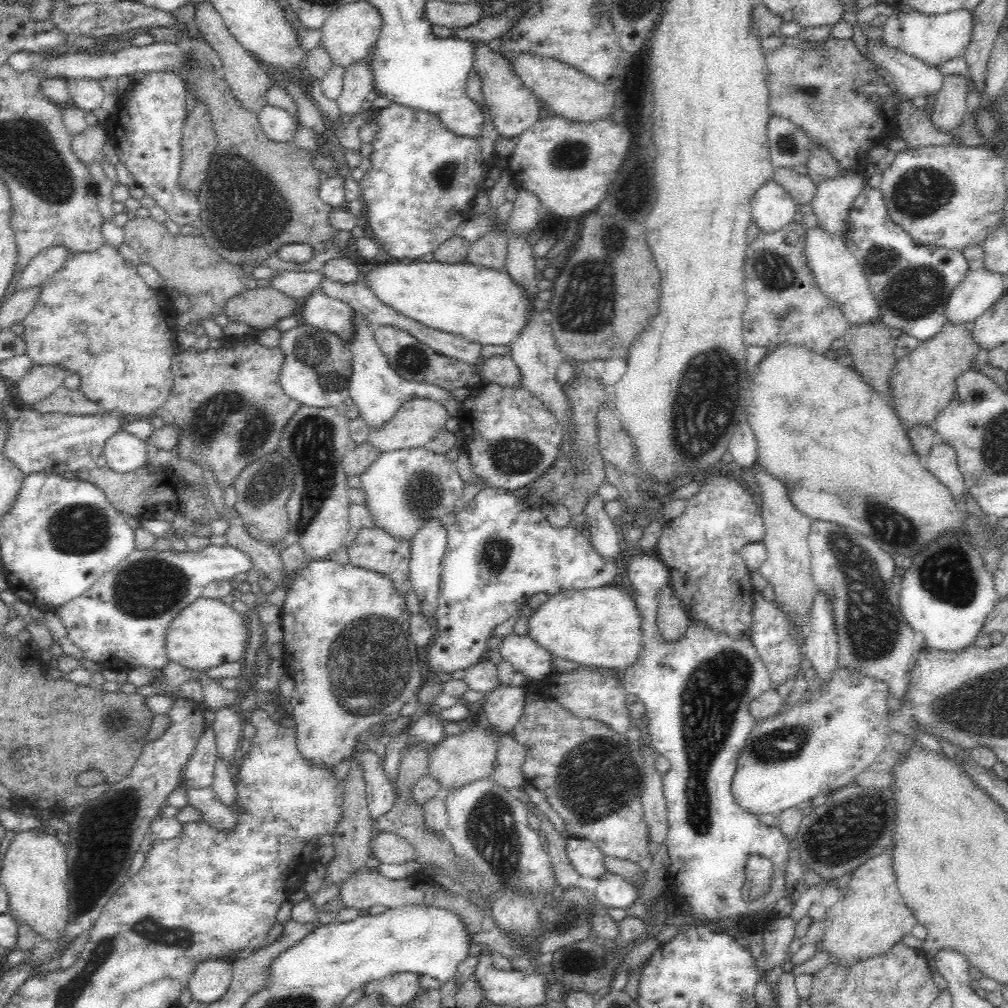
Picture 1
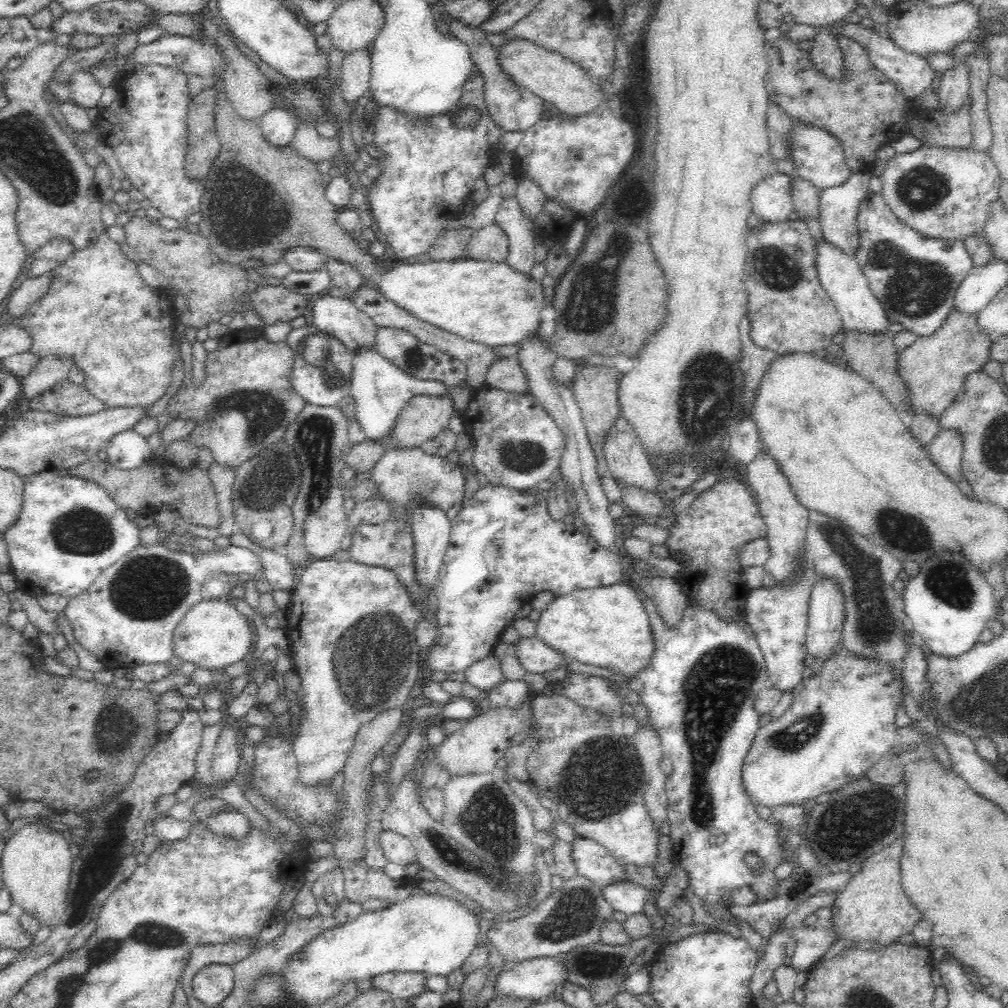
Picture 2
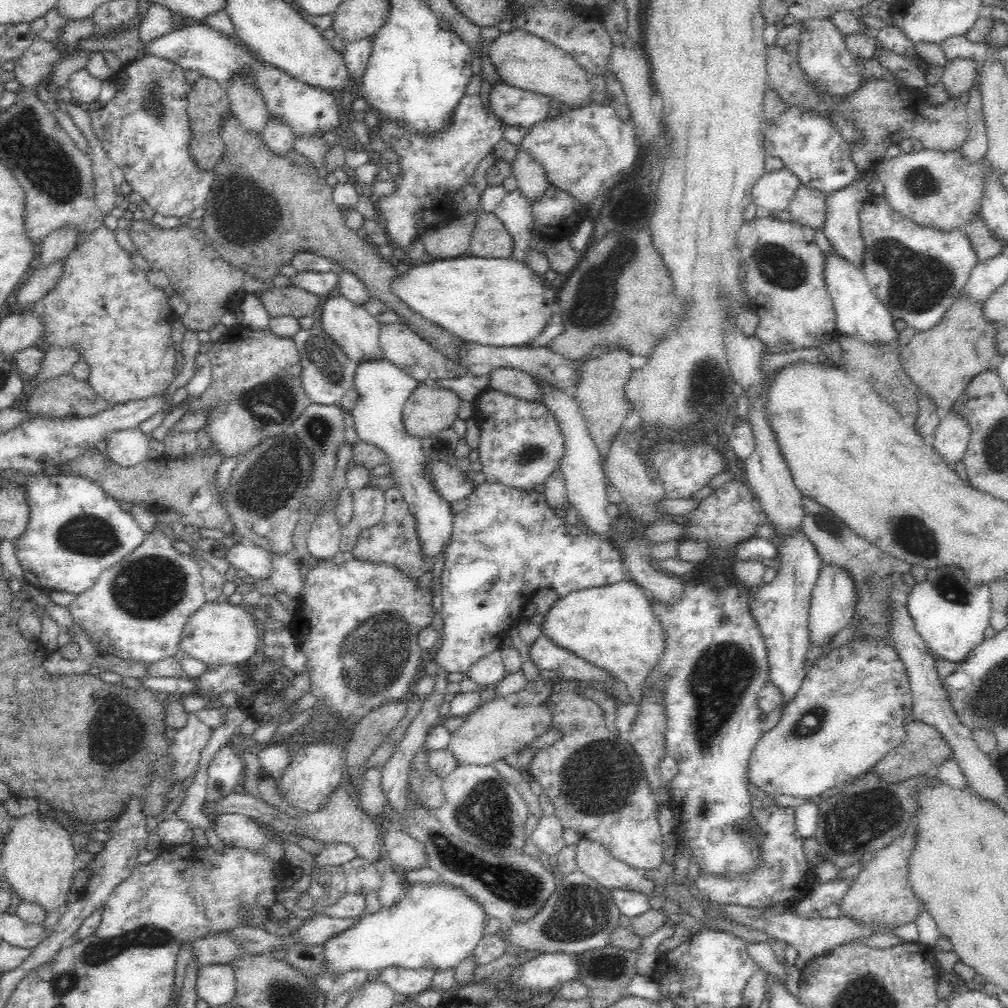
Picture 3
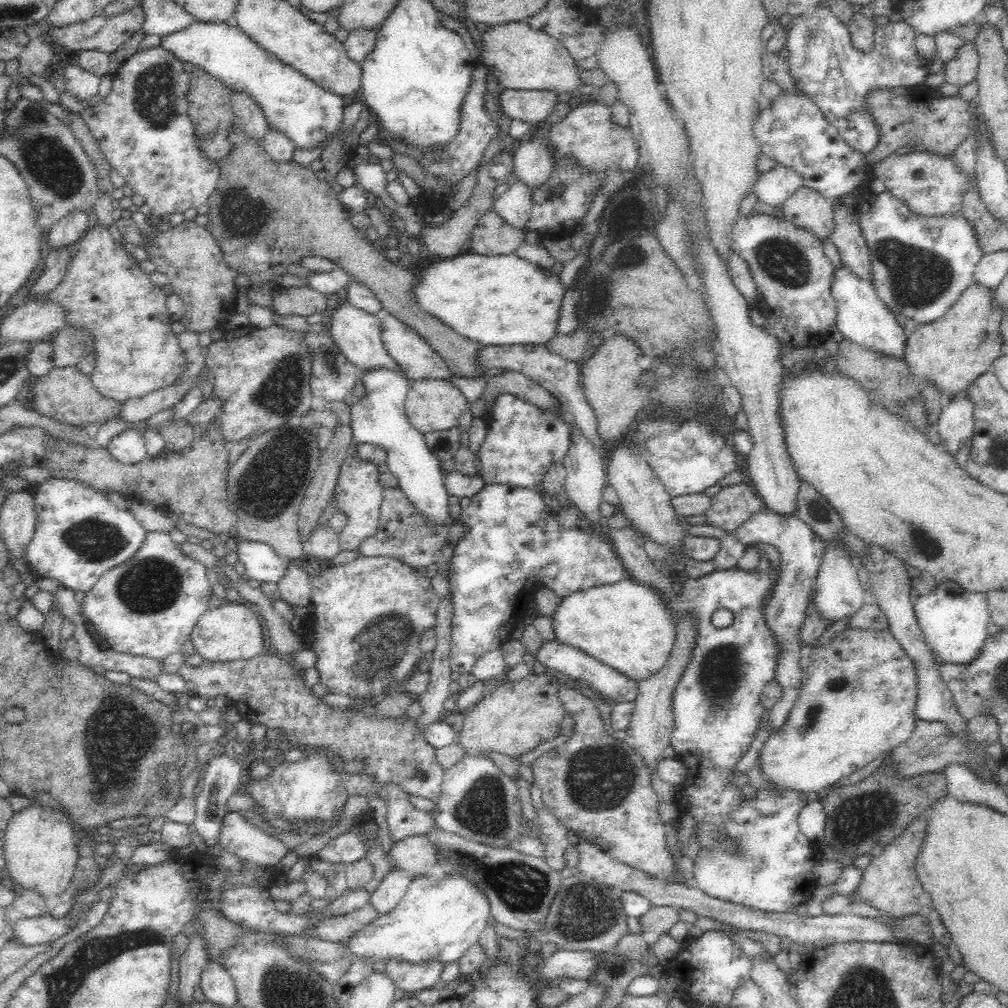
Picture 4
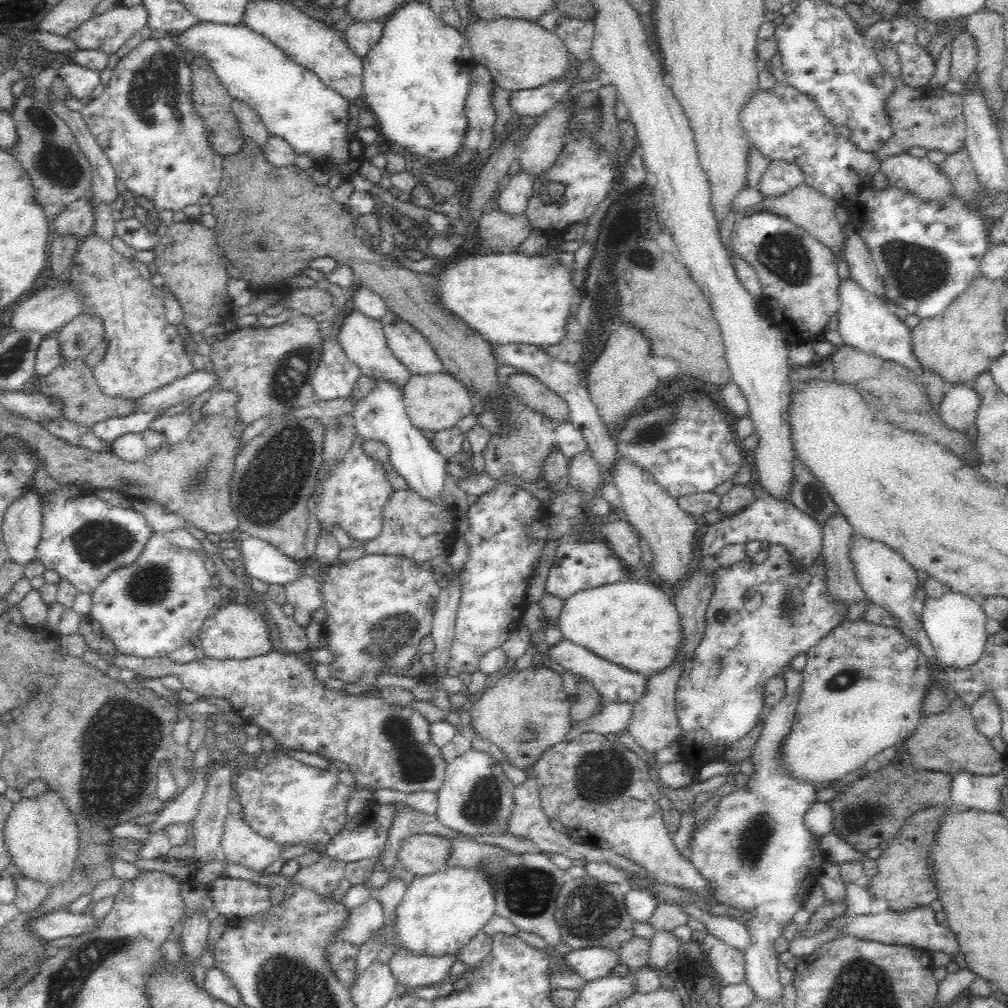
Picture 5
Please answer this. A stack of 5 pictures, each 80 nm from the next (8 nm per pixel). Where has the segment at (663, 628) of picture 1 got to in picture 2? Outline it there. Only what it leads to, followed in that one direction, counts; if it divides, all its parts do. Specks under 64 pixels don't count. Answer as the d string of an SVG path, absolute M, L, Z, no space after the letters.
M674 574L642 578L641 591L654 602L658 616L668 629L675 629L680 624L689 599L680 589Z

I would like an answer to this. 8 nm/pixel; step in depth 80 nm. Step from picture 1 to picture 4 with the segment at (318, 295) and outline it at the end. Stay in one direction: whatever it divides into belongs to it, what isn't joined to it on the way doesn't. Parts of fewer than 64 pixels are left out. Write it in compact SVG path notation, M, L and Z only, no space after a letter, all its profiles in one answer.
M349 301L338 303L330 315L330 326L327 330L332 340L339 346L342 354L353 362L360 370L366 372L370 369L390 369L399 372L399 366L384 348L381 339L380 317L370 314Z

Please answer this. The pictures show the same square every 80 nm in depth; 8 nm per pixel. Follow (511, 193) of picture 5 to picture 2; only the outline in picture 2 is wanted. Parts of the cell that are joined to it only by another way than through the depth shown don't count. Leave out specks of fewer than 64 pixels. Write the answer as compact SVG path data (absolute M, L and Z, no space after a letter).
M515 197L503 199L495 216L495 222L507 234L509 240L508 266L526 277L530 277L536 265L534 255L535 223L522 211Z

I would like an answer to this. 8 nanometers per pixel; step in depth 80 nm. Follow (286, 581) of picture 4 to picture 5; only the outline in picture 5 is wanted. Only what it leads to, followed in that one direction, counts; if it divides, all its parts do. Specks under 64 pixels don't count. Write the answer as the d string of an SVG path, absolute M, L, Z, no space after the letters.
M318 570L300 574L296 580L282 585L287 602L294 608L293 619L300 627L311 622L314 610L322 607Z

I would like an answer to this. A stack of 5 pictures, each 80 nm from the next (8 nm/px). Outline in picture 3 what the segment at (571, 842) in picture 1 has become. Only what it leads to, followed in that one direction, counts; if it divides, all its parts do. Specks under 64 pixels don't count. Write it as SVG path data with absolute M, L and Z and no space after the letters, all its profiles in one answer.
M582 837L575 845L577 870L596 880L604 888L637 890L650 896L654 892L654 882L644 877L643 870L614 858L609 850Z

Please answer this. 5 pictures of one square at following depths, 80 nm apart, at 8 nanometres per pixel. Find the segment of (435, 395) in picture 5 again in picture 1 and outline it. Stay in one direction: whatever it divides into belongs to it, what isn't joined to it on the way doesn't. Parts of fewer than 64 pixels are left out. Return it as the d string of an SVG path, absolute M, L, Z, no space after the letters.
M413 398L404 402L396 414L384 422L382 426L368 426L368 434L365 440L372 447L376 447L380 453L390 452L391 450L410 449L424 447L430 442L440 430L444 429L446 420L451 415L447 407L442 403L430 400L428 398Z

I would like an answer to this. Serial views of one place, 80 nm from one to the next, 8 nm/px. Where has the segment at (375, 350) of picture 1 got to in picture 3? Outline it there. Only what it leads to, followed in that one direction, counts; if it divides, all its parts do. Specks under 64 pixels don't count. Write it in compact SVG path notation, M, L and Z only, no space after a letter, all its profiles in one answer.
M368 358L364 362L358 362L356 366L353 389L357 392L357 406L351 413L356 432L359 434L358 440L376 445L387 454L392 472L396 477L396 486L402 492L403 500L409 505L410 514L414 518L415 532L422 547L422 555L426 561L432 561L432 564L435 564L444 554L444 546L448 544L452 533L453 514L449 503L445 502L431 486L431 480L427 474L429 459L422 450L422 440L404 431L403 422L400 421L403 408L418 385L440 386L454 390L461 400L473 402L478 398L478 394L482 394L488 388L488 382L490 382L490 375L476 377L470 374L455 379L420 381L384 358Z

